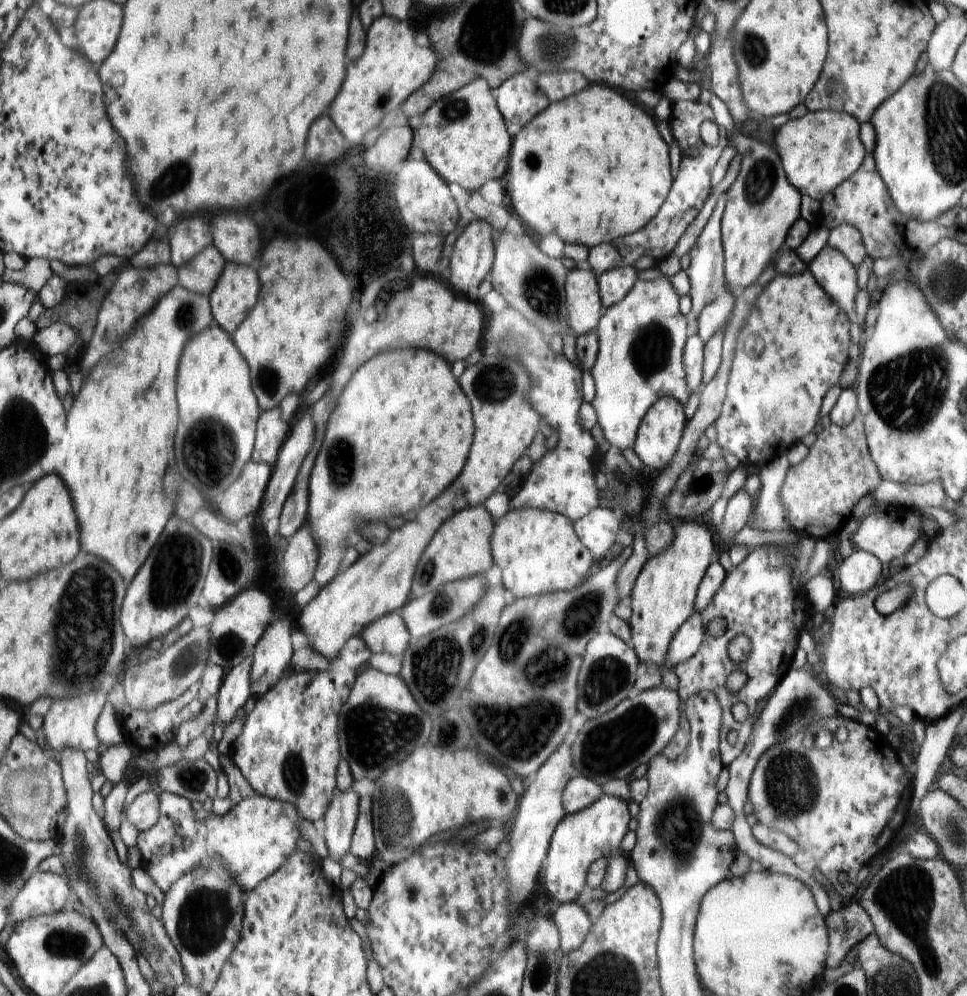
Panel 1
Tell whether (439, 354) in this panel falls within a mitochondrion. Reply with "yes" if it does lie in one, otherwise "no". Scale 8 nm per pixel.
no

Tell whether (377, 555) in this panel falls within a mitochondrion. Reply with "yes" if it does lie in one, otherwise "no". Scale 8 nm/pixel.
no

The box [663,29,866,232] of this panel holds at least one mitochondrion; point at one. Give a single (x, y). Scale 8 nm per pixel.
(760, 184)

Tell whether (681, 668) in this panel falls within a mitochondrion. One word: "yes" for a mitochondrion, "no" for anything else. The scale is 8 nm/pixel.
no

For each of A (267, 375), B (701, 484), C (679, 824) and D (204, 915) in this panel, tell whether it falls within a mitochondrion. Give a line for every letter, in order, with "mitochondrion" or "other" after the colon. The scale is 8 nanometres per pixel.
A: mitochondrion
B: other
C: mitochondrion
D: mitochondrion

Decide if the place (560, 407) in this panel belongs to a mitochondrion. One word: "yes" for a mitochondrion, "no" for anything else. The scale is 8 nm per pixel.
no

